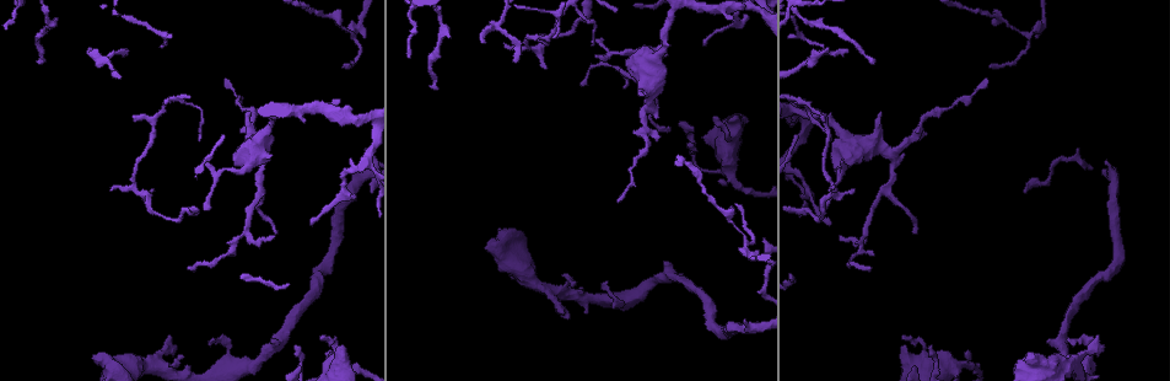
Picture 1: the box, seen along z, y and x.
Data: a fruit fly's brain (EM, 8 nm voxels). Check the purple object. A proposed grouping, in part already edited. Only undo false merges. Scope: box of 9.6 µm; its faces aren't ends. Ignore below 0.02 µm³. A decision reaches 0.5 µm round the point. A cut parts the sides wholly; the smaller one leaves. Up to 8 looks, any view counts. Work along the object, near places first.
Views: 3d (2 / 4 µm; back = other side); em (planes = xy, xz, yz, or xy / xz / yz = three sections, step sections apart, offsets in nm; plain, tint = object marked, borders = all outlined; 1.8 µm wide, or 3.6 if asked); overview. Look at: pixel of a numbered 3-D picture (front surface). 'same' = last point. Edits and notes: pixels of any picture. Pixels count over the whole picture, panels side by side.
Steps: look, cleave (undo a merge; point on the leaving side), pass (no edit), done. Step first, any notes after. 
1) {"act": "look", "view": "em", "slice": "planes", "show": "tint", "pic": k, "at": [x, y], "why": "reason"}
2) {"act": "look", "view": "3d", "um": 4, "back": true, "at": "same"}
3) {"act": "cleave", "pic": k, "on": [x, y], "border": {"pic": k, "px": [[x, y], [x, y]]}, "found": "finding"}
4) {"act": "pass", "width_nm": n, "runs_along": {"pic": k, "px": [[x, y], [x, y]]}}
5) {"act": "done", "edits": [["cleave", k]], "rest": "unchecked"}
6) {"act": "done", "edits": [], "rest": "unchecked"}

{"act": "look", "view": "em", "slice": "yz", "step": 4, "show": "tint", "pic": 1, "at": [546, 285], "why": "branch point"}

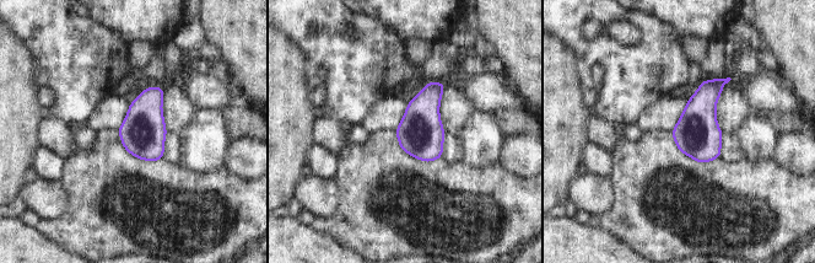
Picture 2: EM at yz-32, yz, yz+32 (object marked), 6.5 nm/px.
{"act": "look", "view": "em", "slice": "planes", "show": "tint", "at": "same"}

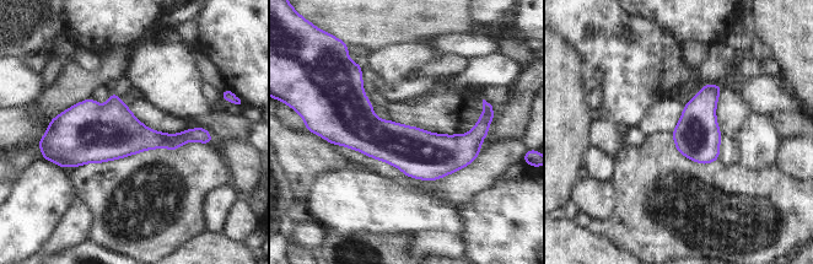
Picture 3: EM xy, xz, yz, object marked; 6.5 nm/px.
{"act": "pass", "width_nm": 300, "runs_along": {"pic": 3, "px": [[333, 129], [402, 146], [480, 136]]}, "found": "all the same neuron"}

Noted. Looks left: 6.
{"act": "look", "view": "3d", "um": 4, "back": true, "pic": 1, "at": [734, 179], "why": "calibre changes"}

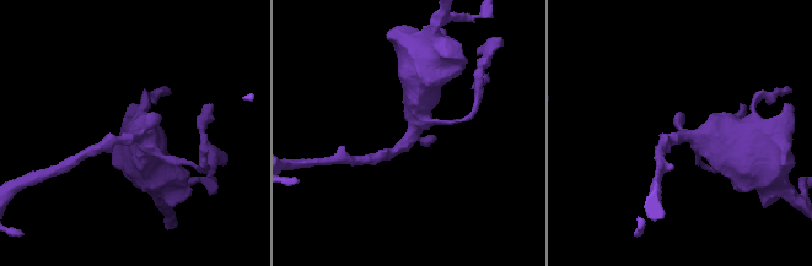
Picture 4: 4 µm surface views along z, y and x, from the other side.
{"act": "look", "view": "em", "slice": "xy", "step": 16, "show": "tint", "pic": 4, "at": [412, 134], "arms": 3, "why": "need the tissue"}

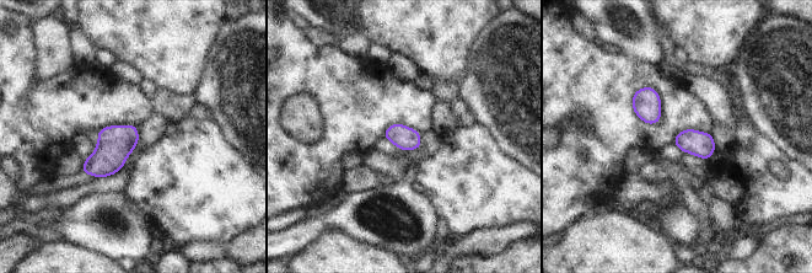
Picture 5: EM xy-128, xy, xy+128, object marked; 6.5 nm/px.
{"act": "pass", "found": "one neuron here"}

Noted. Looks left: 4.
{"act": "look", "view": "em", "slice": "planes", "show": "plain", "pic": 1, "at": [746, 245], "why": "abrupt turn"}

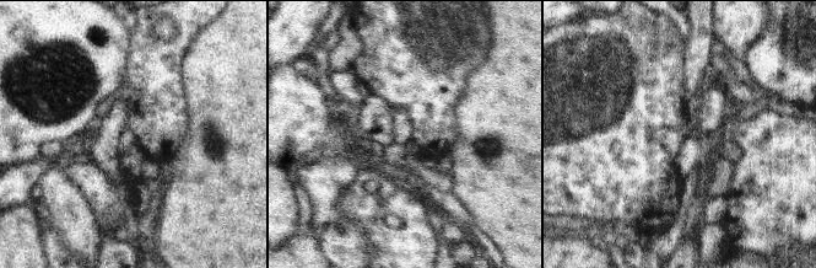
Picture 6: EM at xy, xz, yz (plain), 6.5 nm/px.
{"act": "look", "view": "em", "slice": "planes", "show": "tint", "at": "same"}

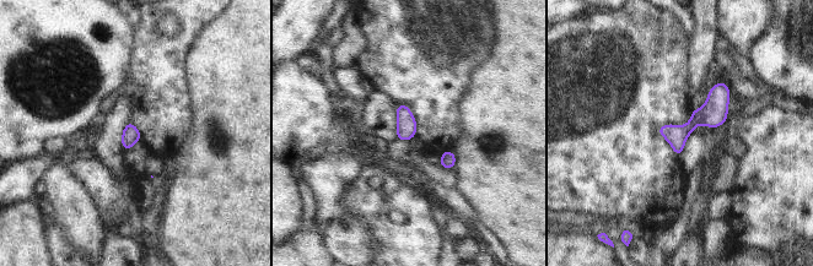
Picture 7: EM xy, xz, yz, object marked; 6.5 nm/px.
{"act": "pass", "runs_along": {"pic": 7, "px": [[725, 86], [678, 139], [678, 151]]}, "found": "continuous, no second neuron"}

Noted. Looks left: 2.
{"act": "look", "view": "em", "slice": "planes", "show": "tint", "pic": 1, "at": [895, 148], "why": "three arms meet"}

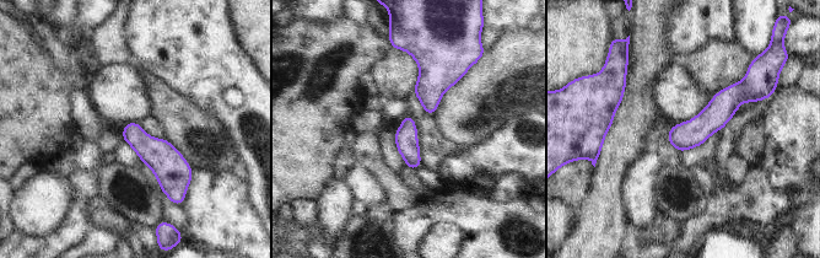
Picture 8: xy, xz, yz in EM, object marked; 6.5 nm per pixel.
{"act": "pass", "runs_along": {"pic": 8, "px": [[746, 90], [673, 141]]}, "found": "continuous, no second neuron"}

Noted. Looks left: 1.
{"act": "done", "edits": [], "rest": "unchecked"}

